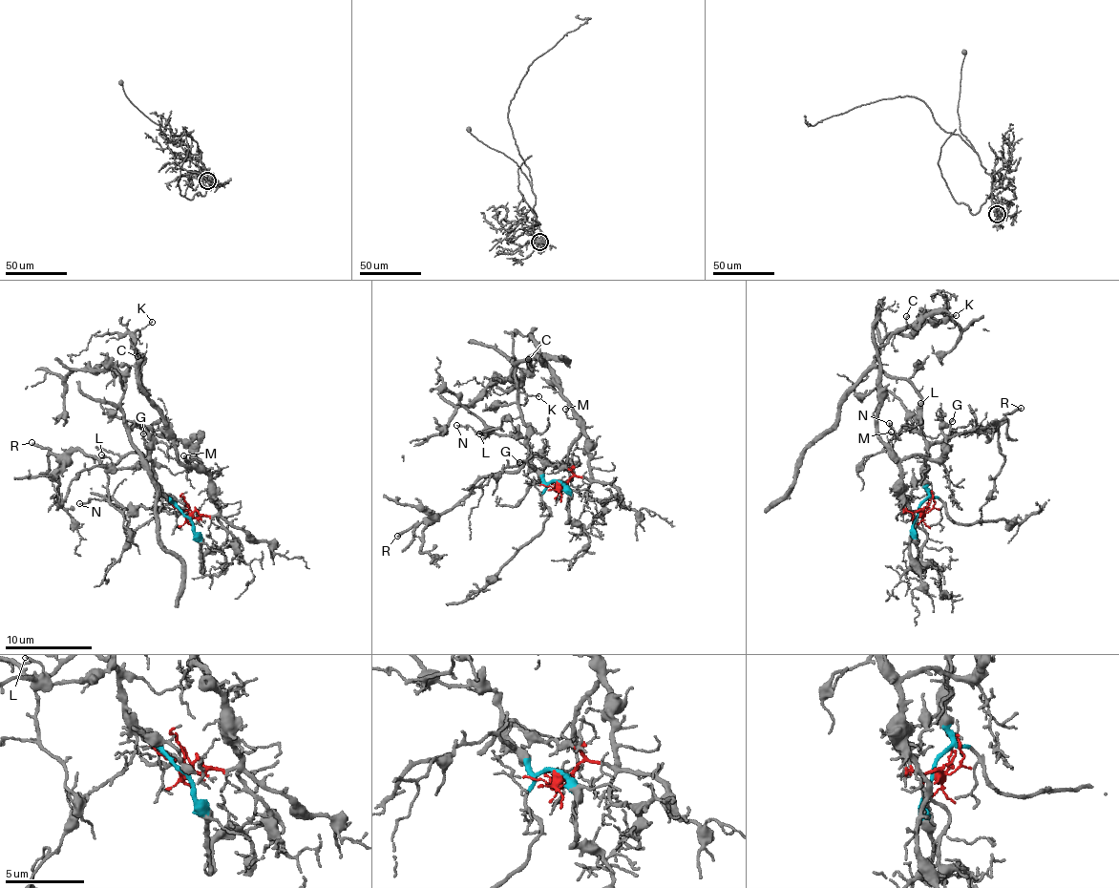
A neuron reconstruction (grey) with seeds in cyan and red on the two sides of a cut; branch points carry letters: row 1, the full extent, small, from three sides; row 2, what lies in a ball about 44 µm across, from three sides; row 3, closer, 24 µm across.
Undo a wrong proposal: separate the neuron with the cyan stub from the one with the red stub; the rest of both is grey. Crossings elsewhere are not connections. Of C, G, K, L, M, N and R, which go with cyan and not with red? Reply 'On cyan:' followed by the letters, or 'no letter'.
On cyan: G, L, N, R

